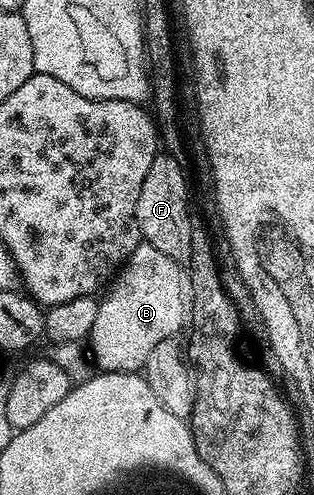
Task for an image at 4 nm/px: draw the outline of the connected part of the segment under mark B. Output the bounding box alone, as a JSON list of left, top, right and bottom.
[89,241,189,373]

